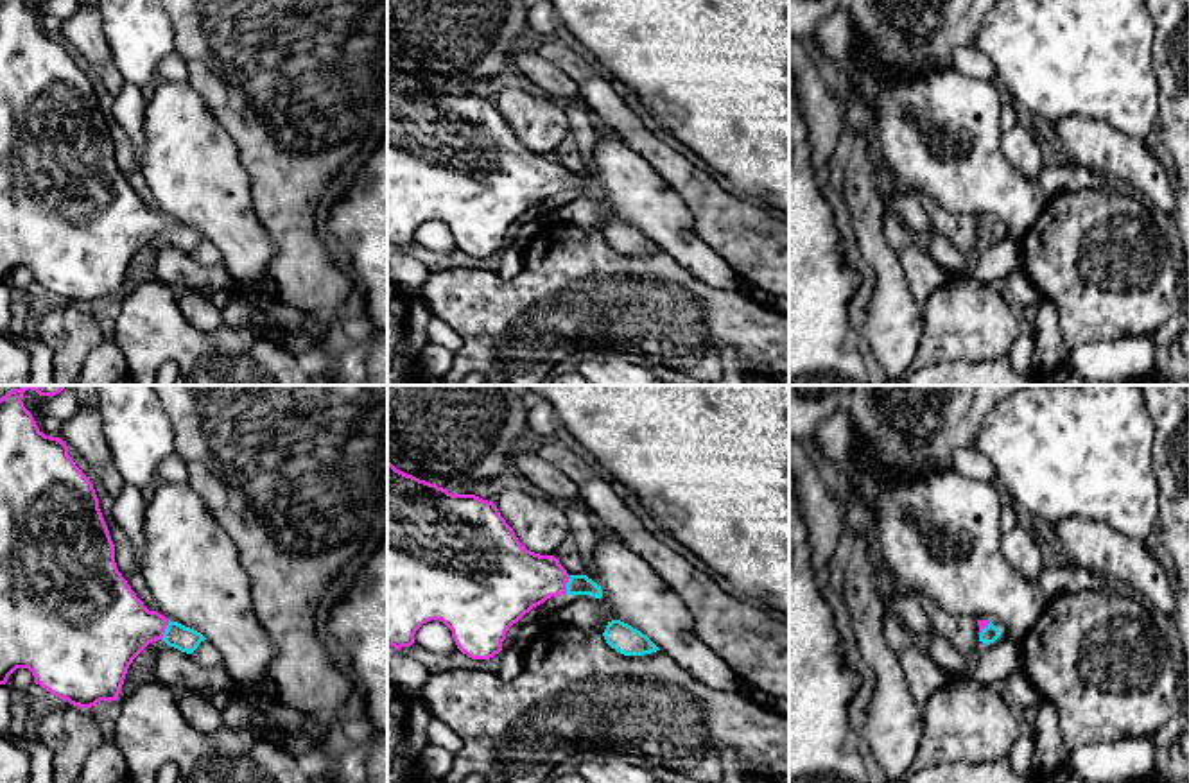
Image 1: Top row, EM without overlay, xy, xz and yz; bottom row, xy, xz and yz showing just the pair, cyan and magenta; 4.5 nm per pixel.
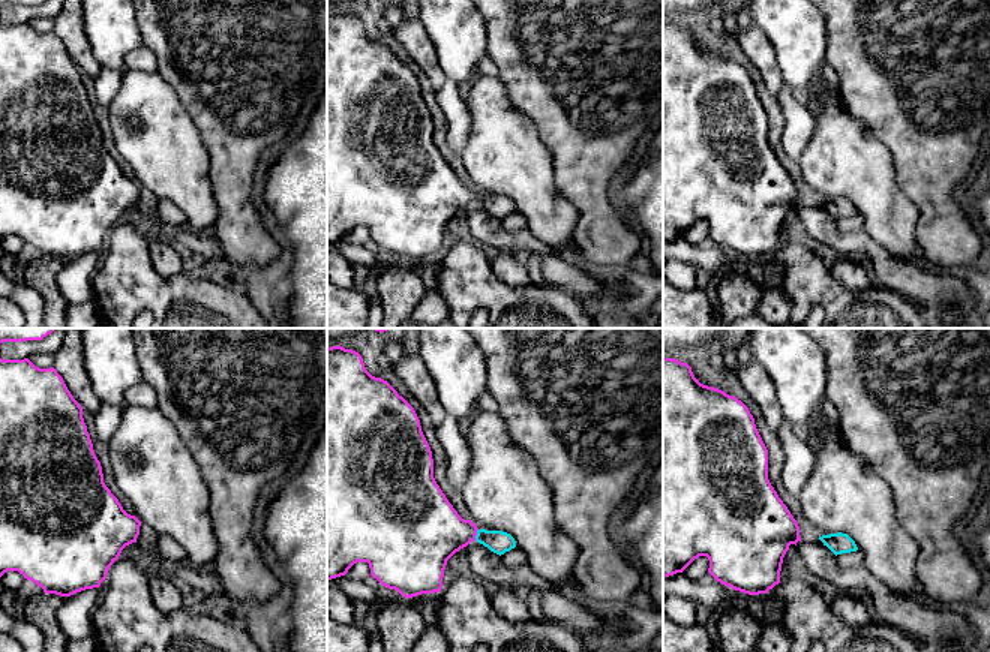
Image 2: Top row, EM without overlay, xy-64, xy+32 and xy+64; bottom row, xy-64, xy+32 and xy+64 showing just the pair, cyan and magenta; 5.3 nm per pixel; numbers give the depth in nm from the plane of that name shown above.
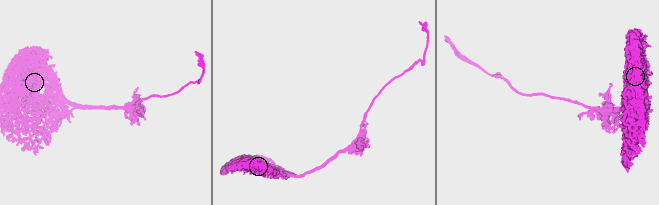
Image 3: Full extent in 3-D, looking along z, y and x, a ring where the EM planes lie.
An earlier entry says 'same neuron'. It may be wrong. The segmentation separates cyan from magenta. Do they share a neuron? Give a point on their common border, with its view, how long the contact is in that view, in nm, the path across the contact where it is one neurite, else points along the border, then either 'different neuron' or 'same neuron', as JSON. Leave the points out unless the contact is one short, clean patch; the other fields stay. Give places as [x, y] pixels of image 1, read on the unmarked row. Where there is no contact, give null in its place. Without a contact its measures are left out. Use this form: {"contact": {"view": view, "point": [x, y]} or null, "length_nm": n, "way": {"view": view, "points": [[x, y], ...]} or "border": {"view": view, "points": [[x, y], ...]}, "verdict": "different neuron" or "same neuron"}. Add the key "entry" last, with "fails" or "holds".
{"contact": {"view": "xz", "point": [567, 183]}, "length_nm": 90, "way": {"view": "xz", "points": [[578, 183], [567, 183], [553, 178], [512, 178]]}, "verdict": "same neuron", "entry": "holds"}

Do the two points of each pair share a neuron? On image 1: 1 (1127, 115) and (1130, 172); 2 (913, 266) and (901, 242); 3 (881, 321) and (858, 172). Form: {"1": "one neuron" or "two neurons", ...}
{"1": "two neurons", "2": "one neuron", "3": "one neuron"}

